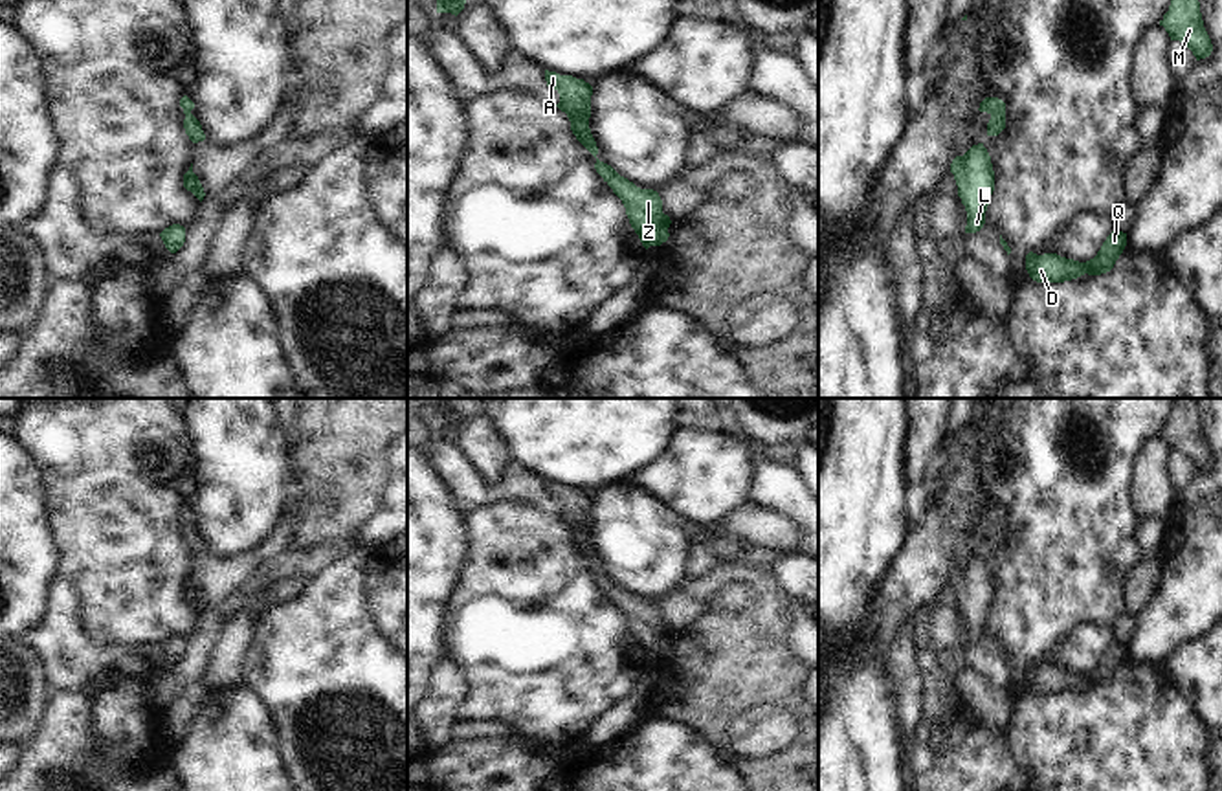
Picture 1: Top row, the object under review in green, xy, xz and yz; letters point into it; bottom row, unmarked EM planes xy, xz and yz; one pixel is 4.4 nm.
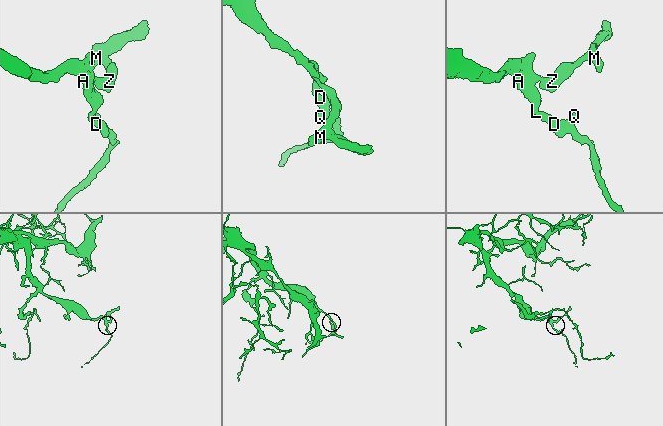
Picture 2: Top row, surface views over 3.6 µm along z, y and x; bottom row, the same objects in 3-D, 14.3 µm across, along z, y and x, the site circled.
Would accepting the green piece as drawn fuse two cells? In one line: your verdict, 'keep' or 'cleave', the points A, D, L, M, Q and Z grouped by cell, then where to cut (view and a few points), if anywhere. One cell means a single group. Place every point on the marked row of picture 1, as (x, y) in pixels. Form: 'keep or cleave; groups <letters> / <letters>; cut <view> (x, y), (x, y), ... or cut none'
keep; groups A D L M Q Z; cut none

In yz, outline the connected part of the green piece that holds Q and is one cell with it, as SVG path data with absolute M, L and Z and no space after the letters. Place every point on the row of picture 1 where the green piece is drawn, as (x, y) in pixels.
M1114 229L1103 242L1097 255L1086 262L1061 257L1057 253L1026 255L1026 270L1037 283L1064 283L1077 279L1084 273L1101 275L1114 268L1116 261L1127 246L1127 233Z

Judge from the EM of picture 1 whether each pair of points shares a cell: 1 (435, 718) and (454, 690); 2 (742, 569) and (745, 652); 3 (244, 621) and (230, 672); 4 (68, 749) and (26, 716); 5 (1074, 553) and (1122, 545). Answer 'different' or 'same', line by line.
1: same
2: same
3: same
4: different
5: same

